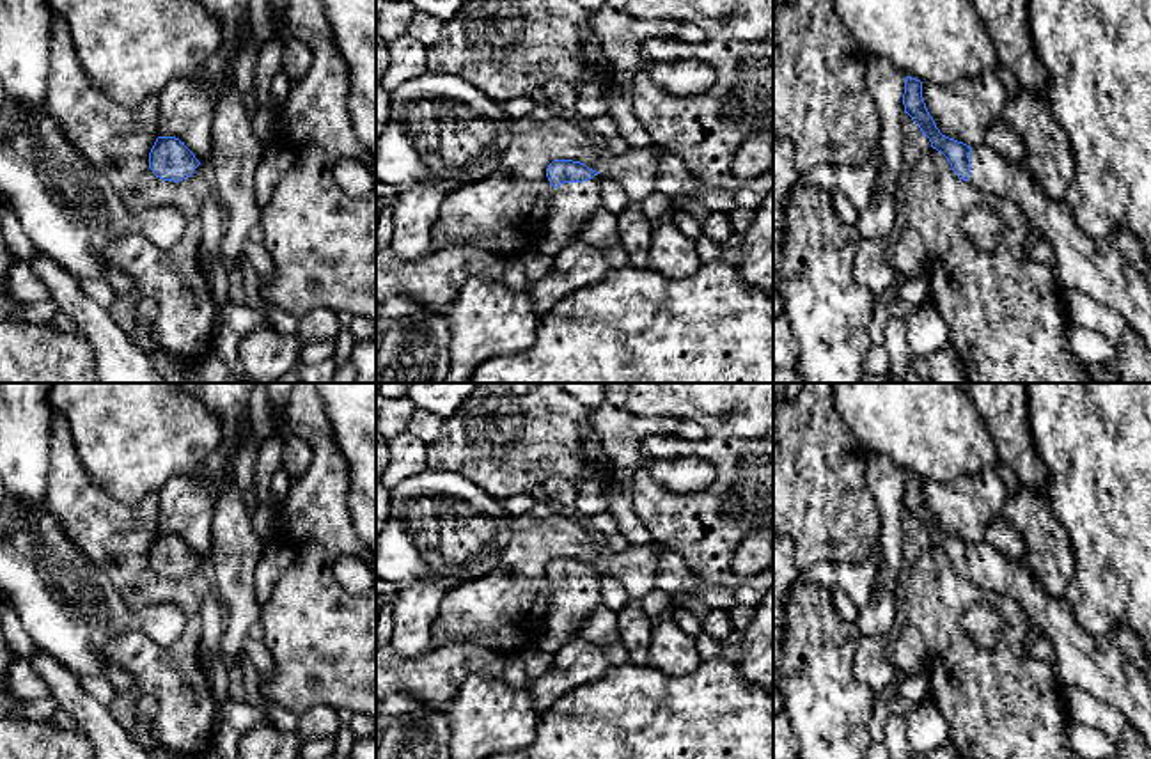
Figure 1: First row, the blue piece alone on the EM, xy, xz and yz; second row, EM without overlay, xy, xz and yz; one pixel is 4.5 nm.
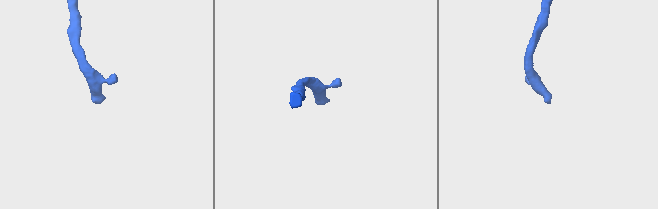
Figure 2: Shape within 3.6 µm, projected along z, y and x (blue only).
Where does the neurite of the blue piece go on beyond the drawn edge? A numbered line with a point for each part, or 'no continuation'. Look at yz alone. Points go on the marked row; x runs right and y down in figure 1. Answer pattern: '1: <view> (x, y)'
1: yz (1089, 266)

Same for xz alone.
1: xz (571, 204)

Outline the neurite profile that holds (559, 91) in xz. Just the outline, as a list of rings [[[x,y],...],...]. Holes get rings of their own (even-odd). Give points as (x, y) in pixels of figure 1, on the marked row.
[[[552,78],[543,85],[543,92],[546,99],[562,105],[562,106],[573,106],[576,103],[576,85],[571,82],[566,82],[562,78]]]

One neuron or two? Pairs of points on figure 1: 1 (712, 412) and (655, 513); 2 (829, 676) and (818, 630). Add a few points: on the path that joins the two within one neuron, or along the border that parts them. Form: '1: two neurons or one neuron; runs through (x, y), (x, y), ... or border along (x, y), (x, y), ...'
1: one neuron; runs through (738, 430), (733, 477), (697, 511)
2: one neuron; runs through (818, 665), (818, 641)

